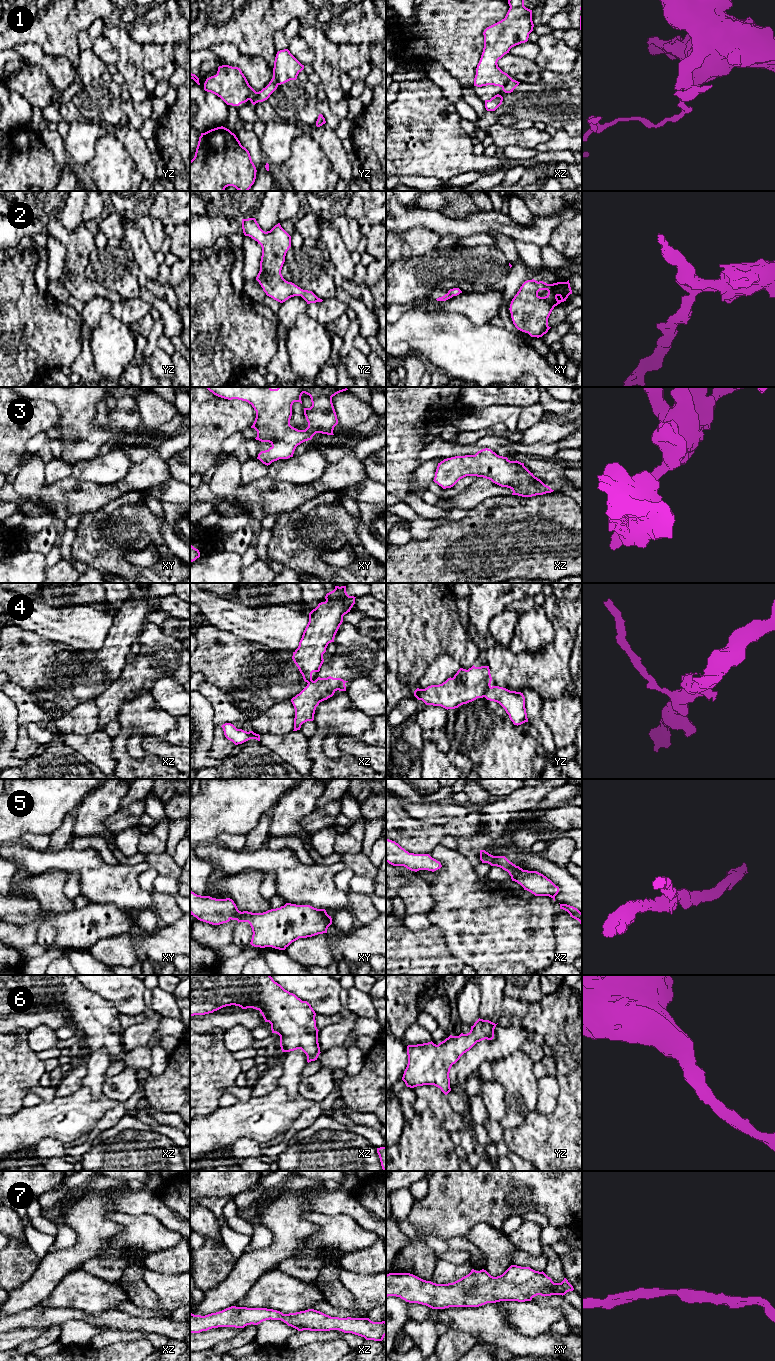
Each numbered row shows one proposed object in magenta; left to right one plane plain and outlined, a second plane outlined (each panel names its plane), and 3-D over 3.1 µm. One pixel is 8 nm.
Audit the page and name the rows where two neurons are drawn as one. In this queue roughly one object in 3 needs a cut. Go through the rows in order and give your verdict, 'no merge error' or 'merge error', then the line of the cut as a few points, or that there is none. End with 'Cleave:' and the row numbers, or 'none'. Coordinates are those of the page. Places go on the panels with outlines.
1: merge error; cut xz (511, 78), (502, 87)
2: no merge error; cut none
3: no merge error; cut none
4: merge error; cut yz (491, 687), (484, 696)
5: no merge error; cut none
6: no merge error; cut none
7: no merge error; cut none
Cleave: 1, 4

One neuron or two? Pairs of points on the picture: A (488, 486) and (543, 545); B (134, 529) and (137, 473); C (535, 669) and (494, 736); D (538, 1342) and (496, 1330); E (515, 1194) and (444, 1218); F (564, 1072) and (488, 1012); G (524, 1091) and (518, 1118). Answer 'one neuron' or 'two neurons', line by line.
A: two neurons
B: two neurons
C: two neurons
D: one neuron
E: one neuron
F: two neurons
G: one neuron

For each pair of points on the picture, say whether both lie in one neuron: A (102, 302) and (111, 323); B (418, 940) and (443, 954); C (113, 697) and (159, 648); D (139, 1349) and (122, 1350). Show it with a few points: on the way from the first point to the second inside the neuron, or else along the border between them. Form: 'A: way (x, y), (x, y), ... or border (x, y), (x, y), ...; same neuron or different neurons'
A: border (109, 311), (102, 315), (100, 323), (91, 330); different neurons
B: way (424, 946), (432, 954), (437, 954); same neuron
C: way (125, 685), (150, 660); same neuron
D: way (135, 1350), (126, 1350); same neuron

